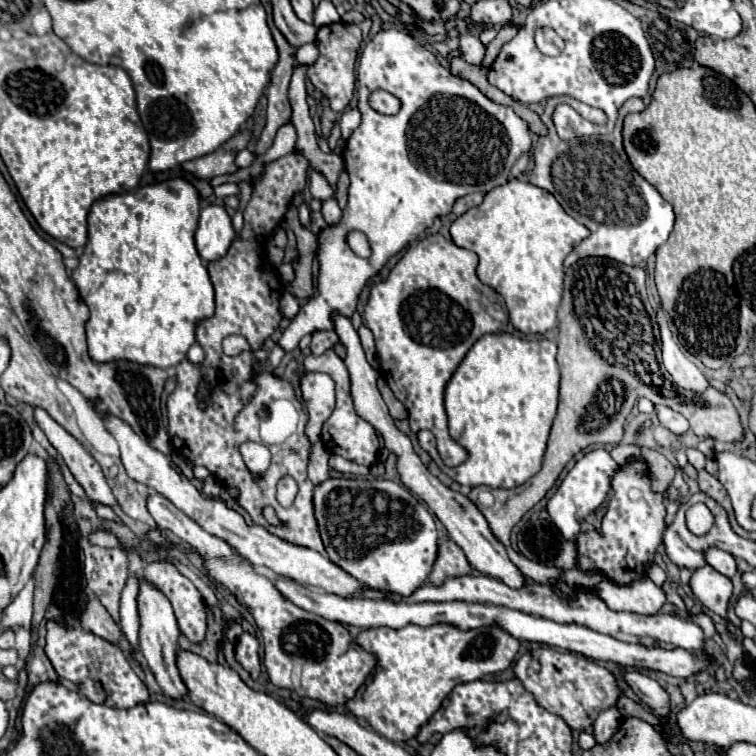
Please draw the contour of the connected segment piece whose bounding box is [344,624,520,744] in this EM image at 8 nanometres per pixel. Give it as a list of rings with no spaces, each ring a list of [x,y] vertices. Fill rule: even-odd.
[[[408,624],[400,630],[370,628],[362,630],[354,642],[376,656],[376,666],[372,670],[374,674],[344,708],[352,716],[366,720],[382,738],[396,744],[412,740],[456,684],[506,670],[520,648],[520,642],[512,640],[506,632],[500,632],[500,628],[460,632],[450,624],[428,628]]]

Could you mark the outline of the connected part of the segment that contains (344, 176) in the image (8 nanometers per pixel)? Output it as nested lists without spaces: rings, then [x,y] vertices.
[[[342,170],[340,172],[340,180],[338,180],[338,190],[336,190],[336,200],[340,204],[340,208],[346,208],[346,198],[348,198],[348,172]]]

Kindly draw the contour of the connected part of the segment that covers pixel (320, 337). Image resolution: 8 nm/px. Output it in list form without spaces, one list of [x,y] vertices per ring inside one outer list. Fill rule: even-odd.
[[[320,330],[320,332],[316,332],[316,334],[312,336],[310,350],[312,350],[314,356],[320,356],[320,354],[324,354],[328,348],[332,348],[336,342],[338,342],[336,332],[332,332],[332,330]]]

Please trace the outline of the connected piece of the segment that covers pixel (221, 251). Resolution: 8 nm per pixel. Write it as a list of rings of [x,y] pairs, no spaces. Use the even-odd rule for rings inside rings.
[[[206,206],[200,212],[196,248],[202,260],[210,262],[222,258],[228,252],[234,238],[236,232],[232,228],[232,218],[222,206]]]

